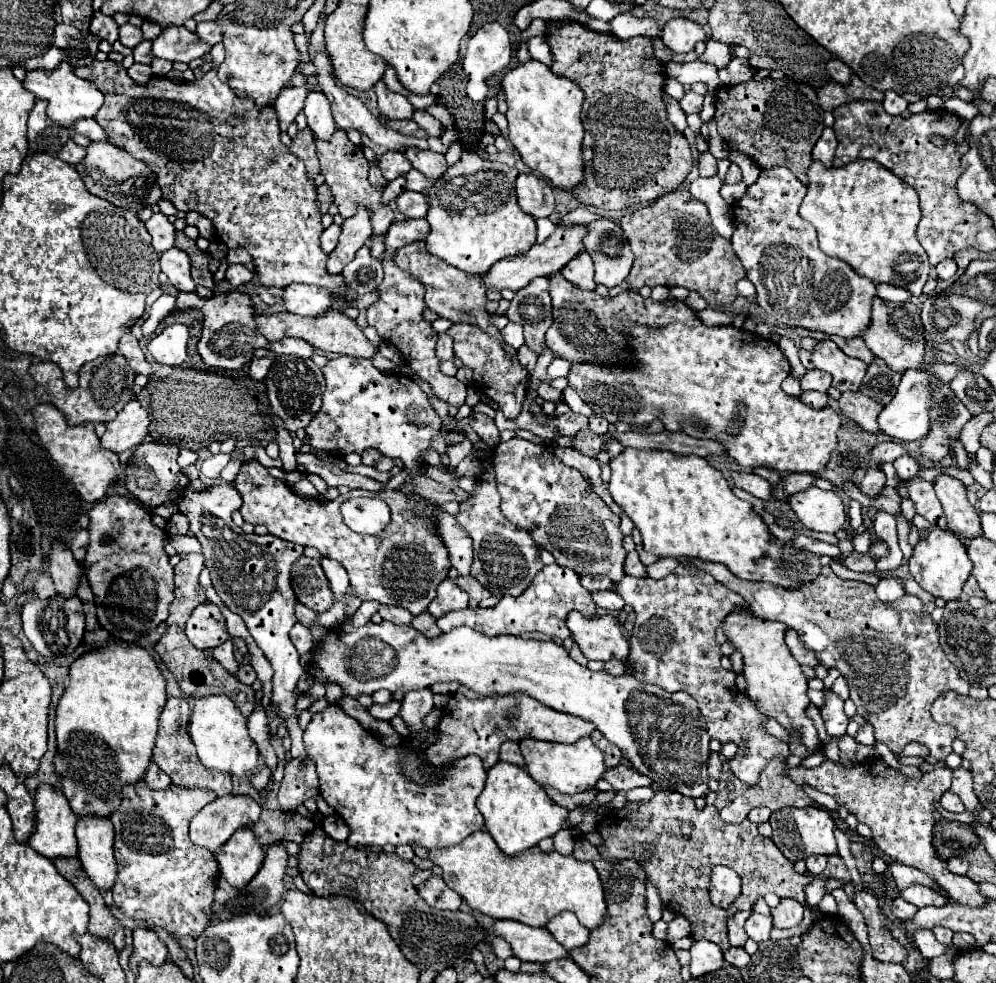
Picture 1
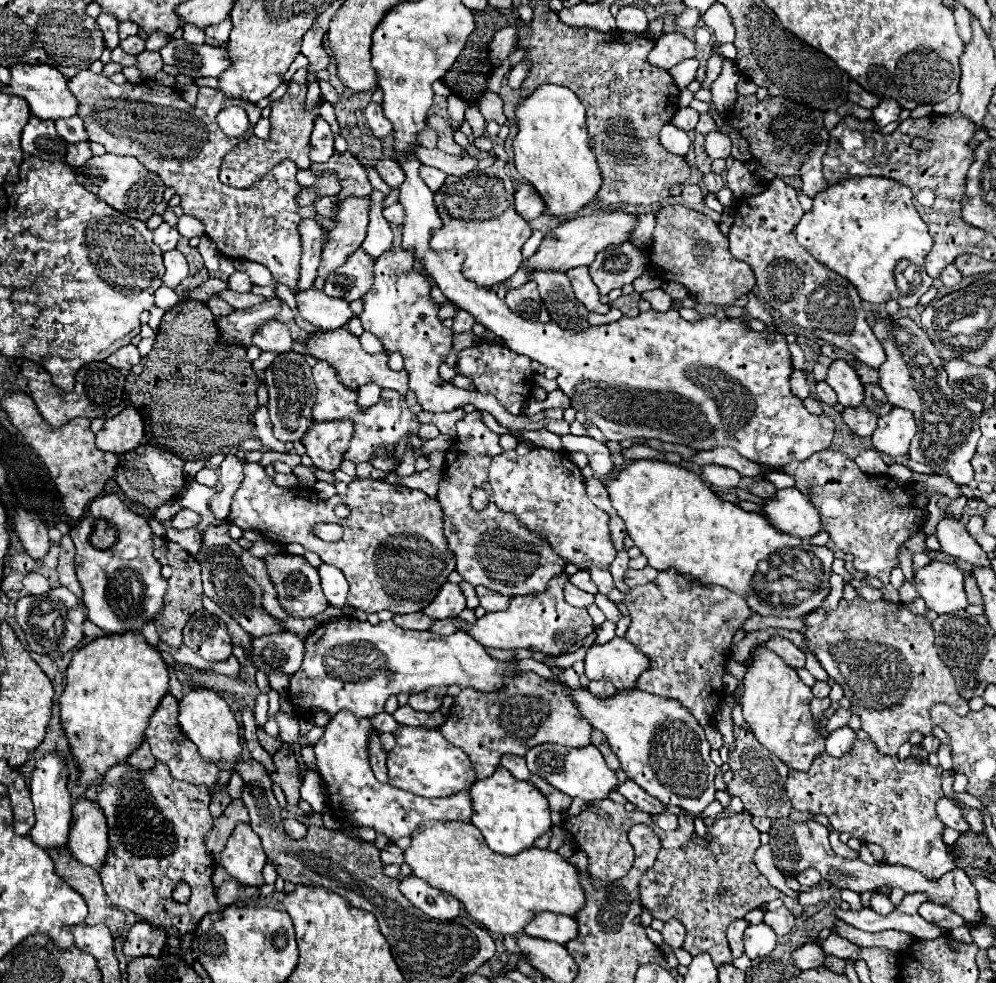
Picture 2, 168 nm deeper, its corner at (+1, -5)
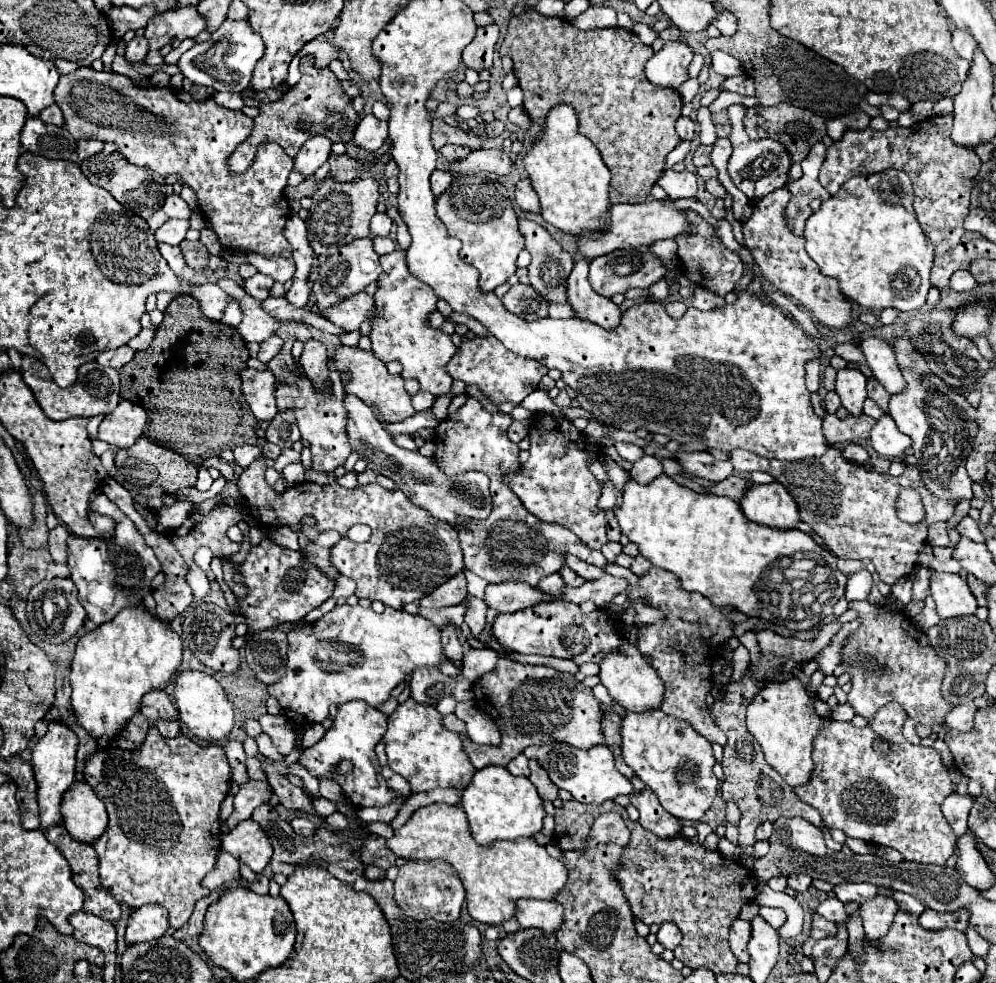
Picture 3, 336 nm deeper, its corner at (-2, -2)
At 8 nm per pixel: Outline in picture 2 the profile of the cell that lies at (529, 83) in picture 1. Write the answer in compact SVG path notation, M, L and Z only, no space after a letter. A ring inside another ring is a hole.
M539 85L515 105L515 125L515 167L539 191L547 209L553 215L571 215L589 205L601 187L601 175L589 149L585 107L579 97L567 87Z

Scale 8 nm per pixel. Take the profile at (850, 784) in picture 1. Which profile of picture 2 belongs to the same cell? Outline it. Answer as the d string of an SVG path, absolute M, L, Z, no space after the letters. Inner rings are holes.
M857 741L855 749L841 757L829 757L827 753L821 753L809 771L797 773L793 771L785 783L787 795L795 809L807 811L807 813L825 813L833 825L835 831L843 833L847 831L851 837L859 837L861 841L871 841L879 845L885 851L887 865L905 865L919 873L923 873L927 879L939 879L947 871L955 867L953 855L949 853L947 845L943 843L943 823L939 821L935 813L935 803L943 797L941 791L941 767L931 767L925 761L917 761L909 757L907 761L899 761L897 757L887 757L875 749L871 741Z

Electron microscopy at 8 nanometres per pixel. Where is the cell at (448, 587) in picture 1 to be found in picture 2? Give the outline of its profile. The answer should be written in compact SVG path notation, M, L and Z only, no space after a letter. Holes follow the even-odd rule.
M445 583L437 597L431 601L429 607L423 609L431 619L447 619L457 617L465 609L465 595L461 593L457 583Z

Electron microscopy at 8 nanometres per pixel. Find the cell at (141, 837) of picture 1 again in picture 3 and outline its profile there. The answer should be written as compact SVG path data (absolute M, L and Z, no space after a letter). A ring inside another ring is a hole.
M150 728L148 734L146 734L146 740L144 744L134 750L134 752L128 752L128 750L122 750L118 746L104 746L100 750L96 750L94 754L90 754L86 758L86 766L84 766L84 778L86 782L94 788L96 796L106 804L106 810L108 810L108 828L104 830L104 834L100 838L94 840L94 850L96 850L96 856L98 856L98 874L100 874L100 882L102 886L118 900L118 904L128 904L130 908L140 908L142 904L160 904L168 910L168 920L170 920L170 926L176 930L180 928L182 924L188 922L192 910L194 910L194 902L208 896L210 890L202 886L202 880L204 876L214 868L214 862L216 862L216 856L220 852L220 838L222 838L222 830L220 830L220 818L218 818L218 812L220 812L220 804L222 800L226 798L228 790L230 790L230 764L228 764L228 758L222 750L222 746L200 746L196 744L192 738L188 738L186 734L178 734L176 738L164 738L160 736L160 732L156 728Z

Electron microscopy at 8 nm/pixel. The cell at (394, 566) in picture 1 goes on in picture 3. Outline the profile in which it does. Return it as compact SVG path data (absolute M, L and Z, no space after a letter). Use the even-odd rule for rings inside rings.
M260 456L240 474L238 488L244 504L248 508L258 508L262 522L272 526L300 524L304 516L316 518L316 526L302 526L302 532L310 540L324 530L338 530L342 540L332 548L332 564L356 582L358 598L380 600L384 606L400 610L408 602L418 602L464 570L458 532L450 524L432 518L424 508L410 504L402 490L386 490L378 484L346 490L338 482L302 482L284 494L276 494L264 480L264 470L264 456ZM354 524L370 526L372 534L366 544L354 544L348 540L346 532Z

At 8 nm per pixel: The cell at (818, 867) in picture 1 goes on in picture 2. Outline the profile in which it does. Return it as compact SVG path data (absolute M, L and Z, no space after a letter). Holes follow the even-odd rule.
M805 869L805 871L801 871L801 873L797 873L795 875L797 877L797 881L801 883L801 885L805 885L805 887L815 887L819 881L821 881L821 873L817 871L817 869Z

